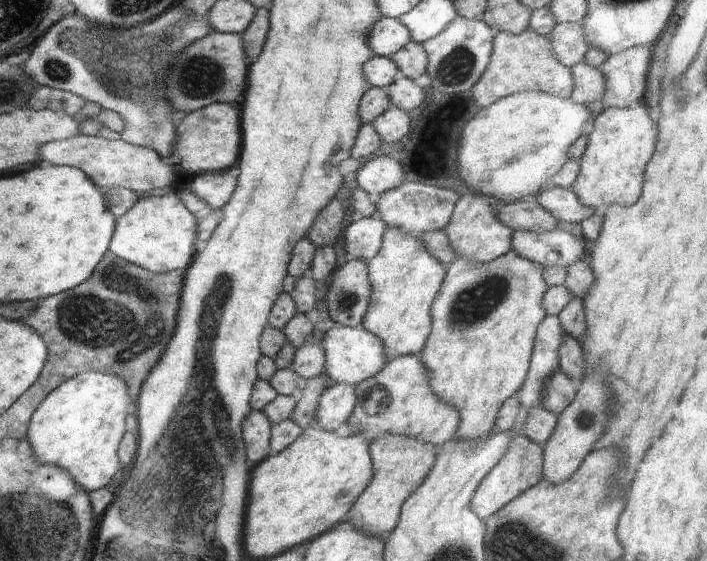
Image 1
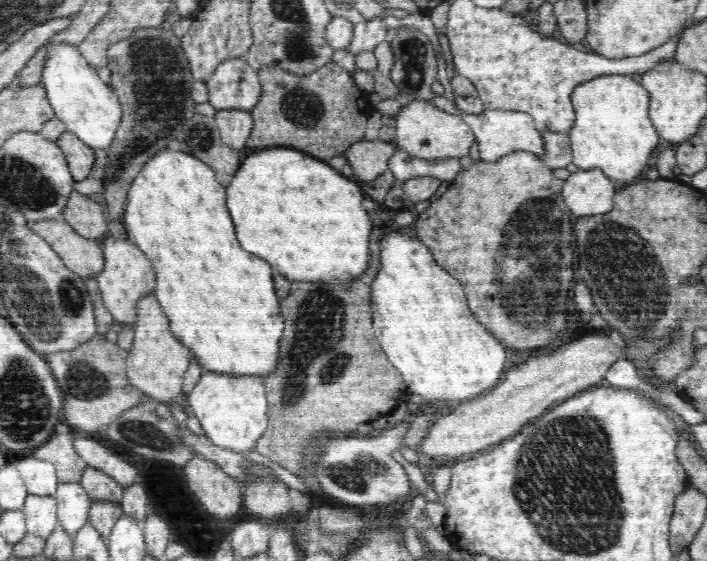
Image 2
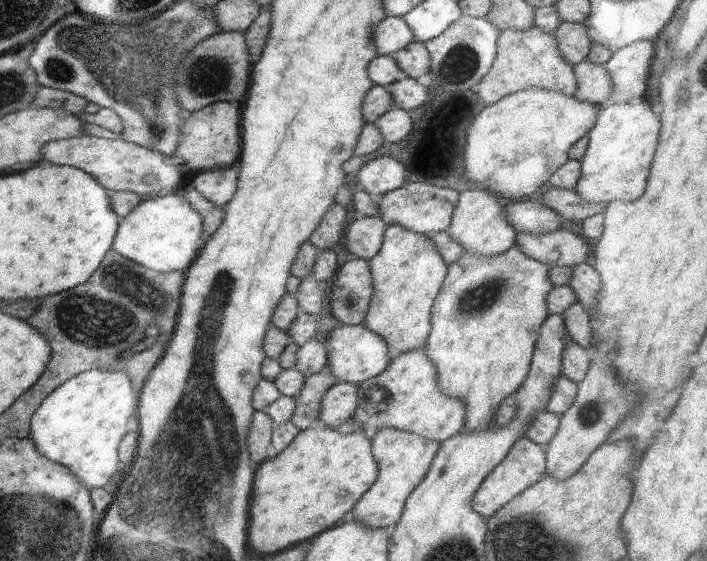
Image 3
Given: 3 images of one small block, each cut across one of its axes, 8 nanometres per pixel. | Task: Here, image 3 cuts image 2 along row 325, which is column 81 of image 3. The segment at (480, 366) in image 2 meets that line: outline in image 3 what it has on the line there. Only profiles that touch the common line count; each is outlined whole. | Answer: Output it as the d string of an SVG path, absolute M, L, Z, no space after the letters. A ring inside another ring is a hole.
M88 369L64 382L47 396L39 406L38 412L31 418L30 437L32 442L35 442L36 450L43 454L48 462L70 468L84 482L88 490L108 488L110 478L118 473L118 444L128 430L126 424L130 416L137 410L138 398L139 396L136 396L132 390L132 382L126 372Z

